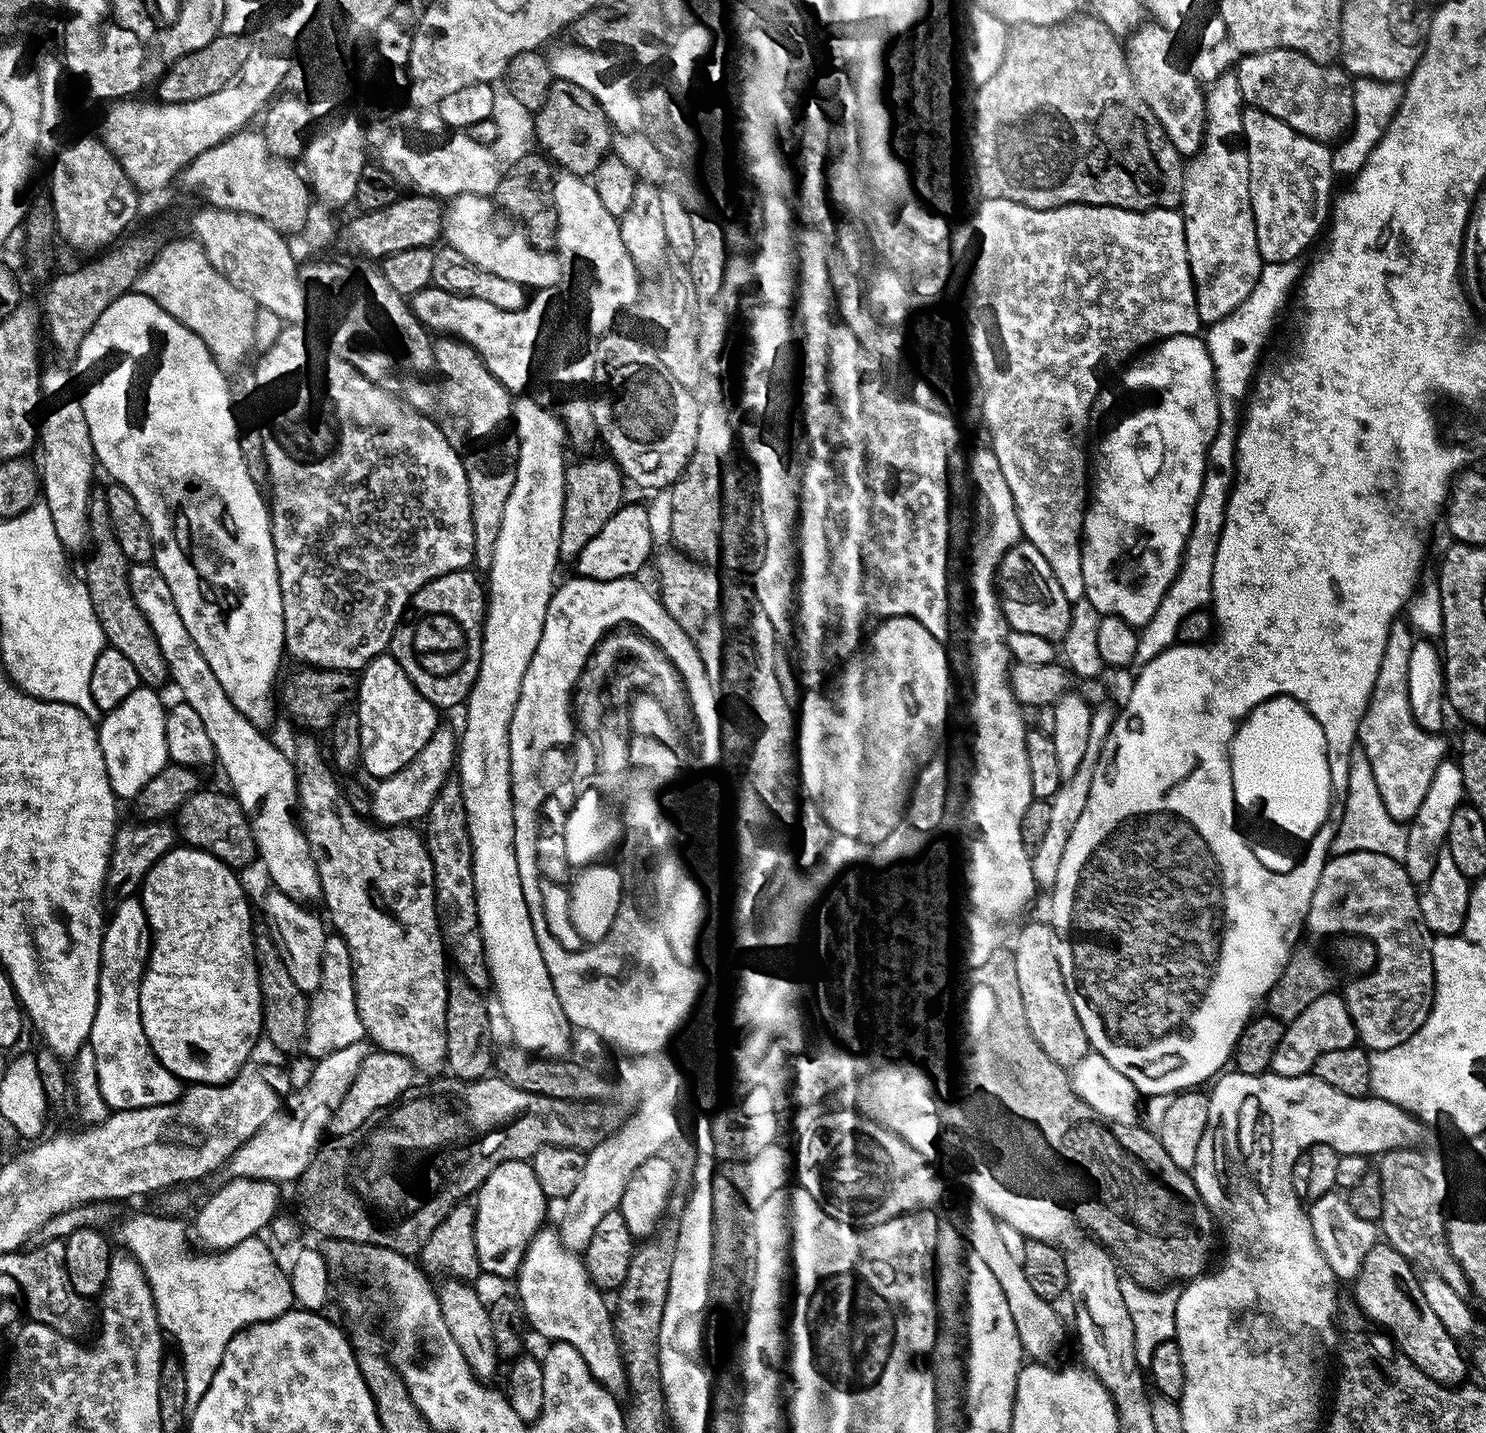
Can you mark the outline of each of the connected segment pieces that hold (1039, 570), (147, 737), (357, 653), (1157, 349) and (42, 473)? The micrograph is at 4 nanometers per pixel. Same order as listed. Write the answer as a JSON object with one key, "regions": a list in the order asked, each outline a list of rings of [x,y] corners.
{"regions":[[[[1021,540],[1010,551],[1005,552],[997,568],[996,581],[997,591],[1001,597],[1000,609],[1002,609],[1004,620],[1011,631],[1035,634],[1055,644],[1061,643],[1064,640],[1072,621],[1073,603],[1066,598],[1066,594],[1063,593],[1062,586],[1059,585],[1057,578],[1054,576],[1049,562],[1039,553],[1036,546],[1028,541]]],[[[141,686],[99,721],[102,758],[106,758],[106,774],[114,794],[121,800],[131,801],[170,762],[166,746],[166,704],[160,701],[155,687]]],[[[285,326],[278,334],[274,346],[259,353],[260,361],[254,364],[258,400],[264,403],[264,424],[259,425],[262,434],[262,450],[268,467],[267,483],[272,484],[270,519],[272,541],[276,551],[278,582],[282,590],[282,614],[284,615],[284,647],[304,666],[337,668],[340,672],[363,669],[376,656],[383,656],[392,643],[392,632],[400,622],[404,609],[412,595],[422,586],[446,572],[467,569],[473,563],[474,526],[470,518],[470,490],[466,482],[466,470],[462,470],[462,458],[450,446],[444,431],[431,415],[418,413],[409,408],[395,391],[380,388],[370,382],[354,366],[327,351],[312,348],[305,329]]],[[[1199,335],[1171,336],[1159,341],[1155,346],[1149,347],[1139,358],[1133,359],[1119,373],[1119,376],[1120,385],[1116,388],[1116,409],[1112,412],[1112,421],[1096,444],[1096,456],[1094,452],[1090,460],[1090,499],[1086,504],[1080,549],[1082,582],[1084,599],[1089,600],[1100,611],[1101,616],[1121,616],[1127,624],[1143,626],[1150,622],[1150,618],[1154,618],[1154,610],[1158,610],[1166,590],[1170,590],[1174,582],[1176,571],[1180,569],[1180,559],[1184,556],[1184,547],[1192,529],[1198,494],[1202,490],[1204,467],[1208,461],[1208,447],[1220,425],[1220,399],[1216,397],[1214,366],[1210,362],[1208,345]]],[[[79,399],[64,400],[57,408],[43,413],[38,424],[38,459],[39,487],[42,489],[42,503],[50,510],[50,518],[54,521],[54,534],[58,534],[58,542],[65,553],[83,553],[89,547],[88,538],[88,502],[94,495],[92,489],[92,467],[97,467],[98,461],[94,454],[94,446],[90,442],[90,426],[86,426],[86,414],[82,410]]]]}

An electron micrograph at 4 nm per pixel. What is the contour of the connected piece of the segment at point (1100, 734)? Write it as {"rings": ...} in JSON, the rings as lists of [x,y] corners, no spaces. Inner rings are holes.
{"rings":[[[1108,702],[1093,707],[1090,718],[1090,742],[1086,745],[1086,754],[1082,757],[1082,766],[1074,770],[1074,774],[1064,777],[1060,789],[1050,800],[1050,826],[1042,842],[1030,854],[1032,858],[1032,873],[1037,889],[1051,890],[1054,882],[1058,882],[1058,866],[1062,862],[1062,853],[1066,850],[1066,842],[1070,842],[1070,833],[1078,826],[1078,818],[1082,818],[1082,810],[1086,810],[1086,798],[1090,798],[1090,782],[1094,778],[1094,766],[1100,757],[1102,746],[1106,742],[1106,734],[1110,734],[1112,723],[1116,720],[1117,709],[1111,708]]]}

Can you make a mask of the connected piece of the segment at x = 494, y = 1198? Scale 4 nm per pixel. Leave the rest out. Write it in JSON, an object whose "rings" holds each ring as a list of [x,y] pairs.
{"rings":[[[511,1160],[502,1162],[488,1177],[480,1183],[474,1196],[476,1222],[473,1226],[474,1246],[476,1257],[480,1263],[481,1273],[489,1272],[492,1276],[515,1277],[520,1270],[524,1254],[532,1244],[532,1236],[545,1223],[544,1211],[550,1207],[550,1201],[545,1196],[542,1186],[538,1186],[538,1178],[534,1178],[534,1170],[528,1160]]]}

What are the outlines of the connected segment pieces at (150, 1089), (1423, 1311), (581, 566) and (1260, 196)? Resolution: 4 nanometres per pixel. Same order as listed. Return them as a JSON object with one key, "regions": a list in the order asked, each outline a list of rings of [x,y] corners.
{"regions":[[[[124,898],[119,901],[116,913],[111,913],[104,926],[104,937],[100,947],[100,993],[98,1006],[94,1014],[88,1043],[94,1050],[94,1062],[97,1063],[97,1088],[103,1103],[109,1109],[145,1108],[159,1104],[175,1104],[182,1095],[181,1081],[170,1070],[160,1064],[160,1059],[152,1053],[150,1042],[142,1030],[140,1017],[140,979],[144,977],[144,965],[148,963],[150,933],[148,919],[139,899]]],[[[1387,1242],[1371,1247],[1352,1282],[1354,1300],[1361,1312],[1376,1323],[1373,1325],[1386,1331],[1399,1351],[1427,1377],[1444,1387],[1455,1387],[1467,1379],[1466,1372],[1470,1370],[1467,1359],[1460,1354],[1457,1339],[1450,1336],[1422,1296],[1419,1277],[1414,1274],[1408,1258]]],[[[628,502],[619,508],[610,522],[606,522],[606,526],[602,526],[602,530],[598,530],[598,534],[594,534],[594,538],[590,538],[590,542],[586,542],[582,554],[578,554],[574,562],[575,575],[586,580],[627,580],[635,577],[647,560],[649,563],[653,552],[648,512]]],[[[1249,107],[1243,117],[1243,138],[1250,166],[1250,202],[1254,214],[1254,234],[1258,238],[1258,254],[1264,264],[1299,261],[1300,255],[1315,242],[1316,235],[1319,232],[1321,235],[1330,216],[1330,201],[1334,196],[1332,152],[1327,143],[1298,134],[1293,128],[1286,126],[1286,122],[1257,108]]]]}

